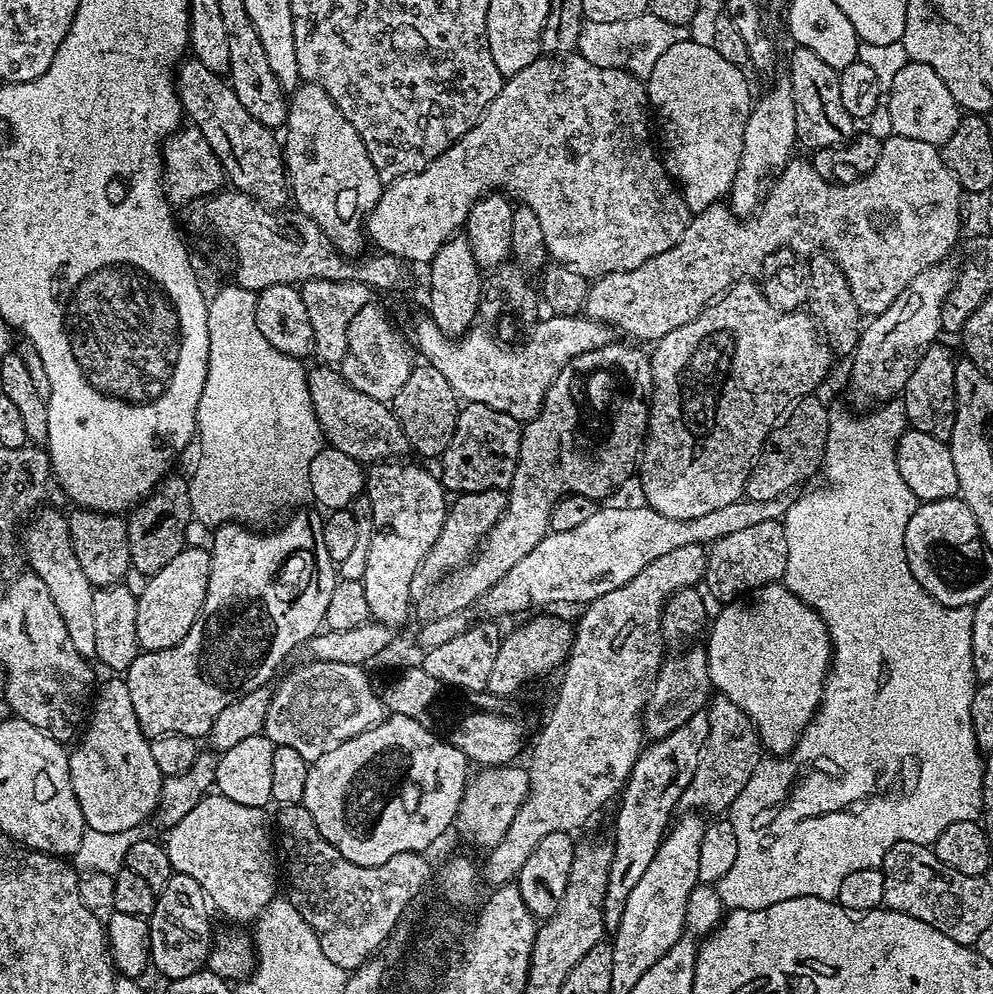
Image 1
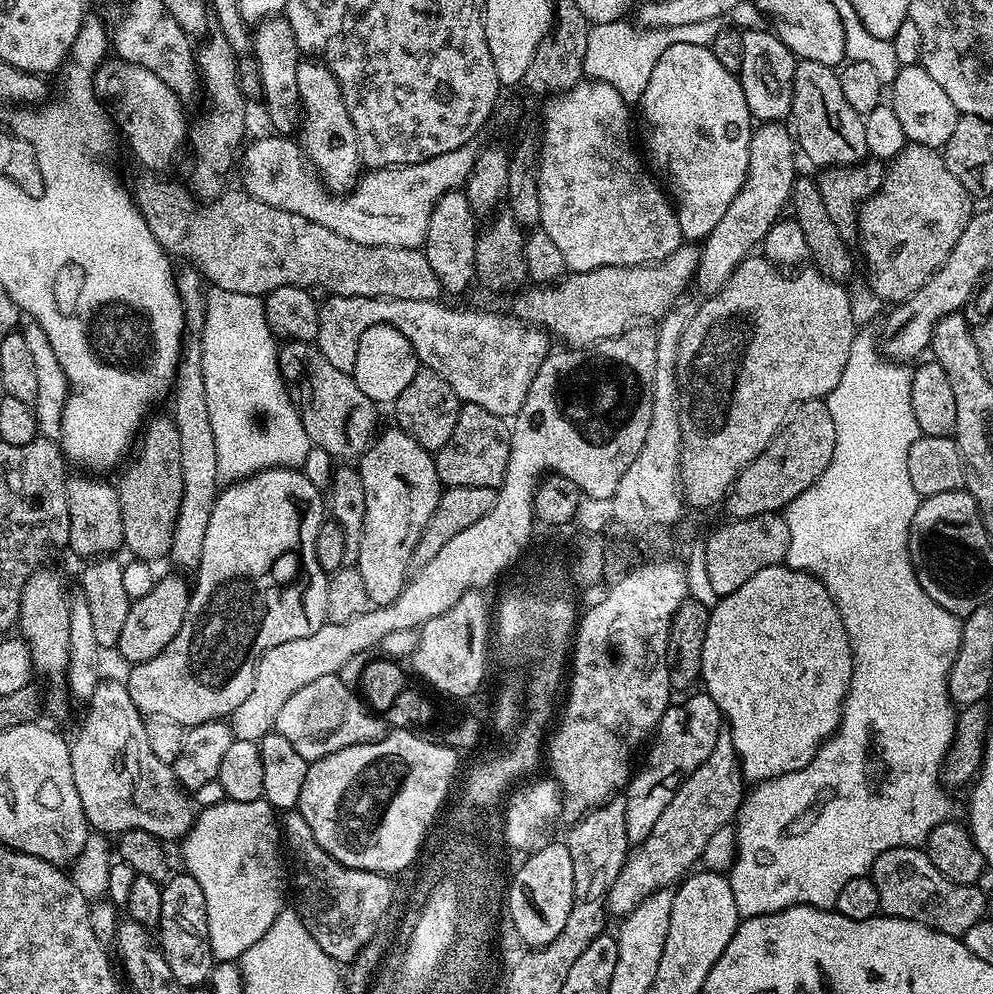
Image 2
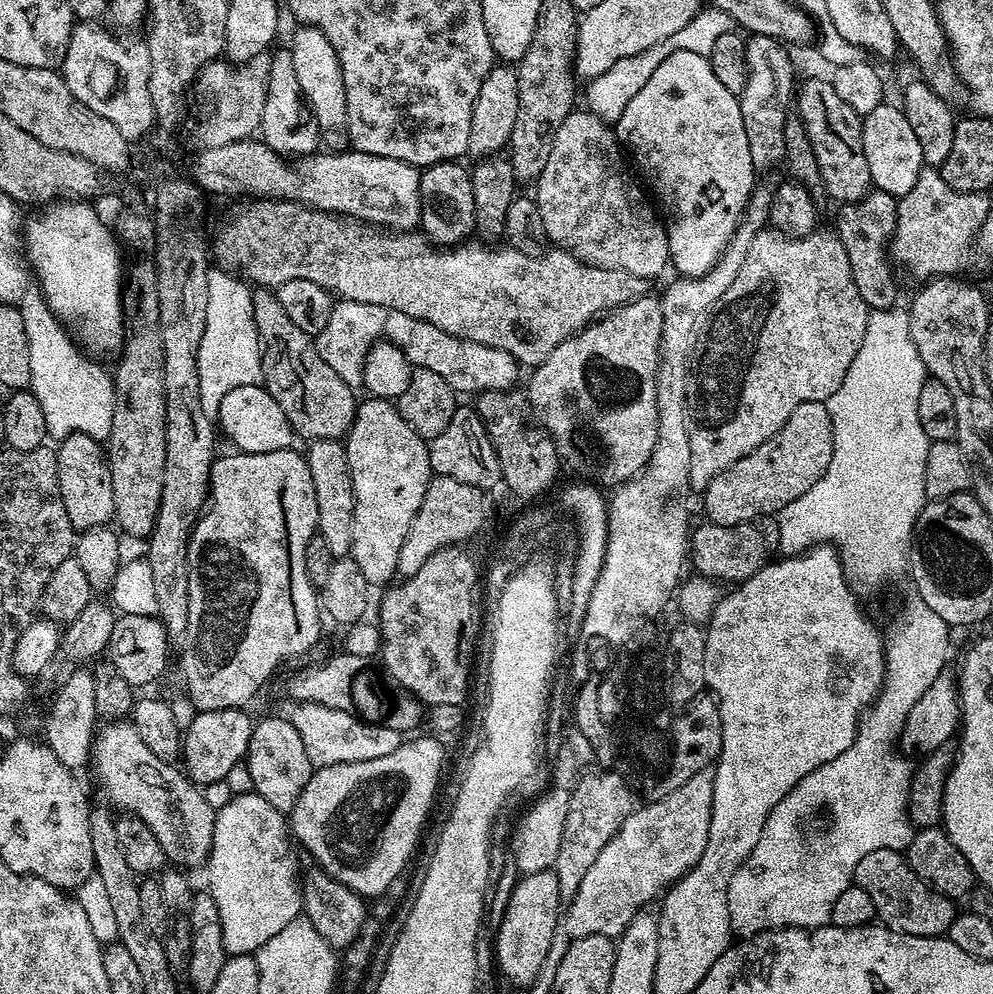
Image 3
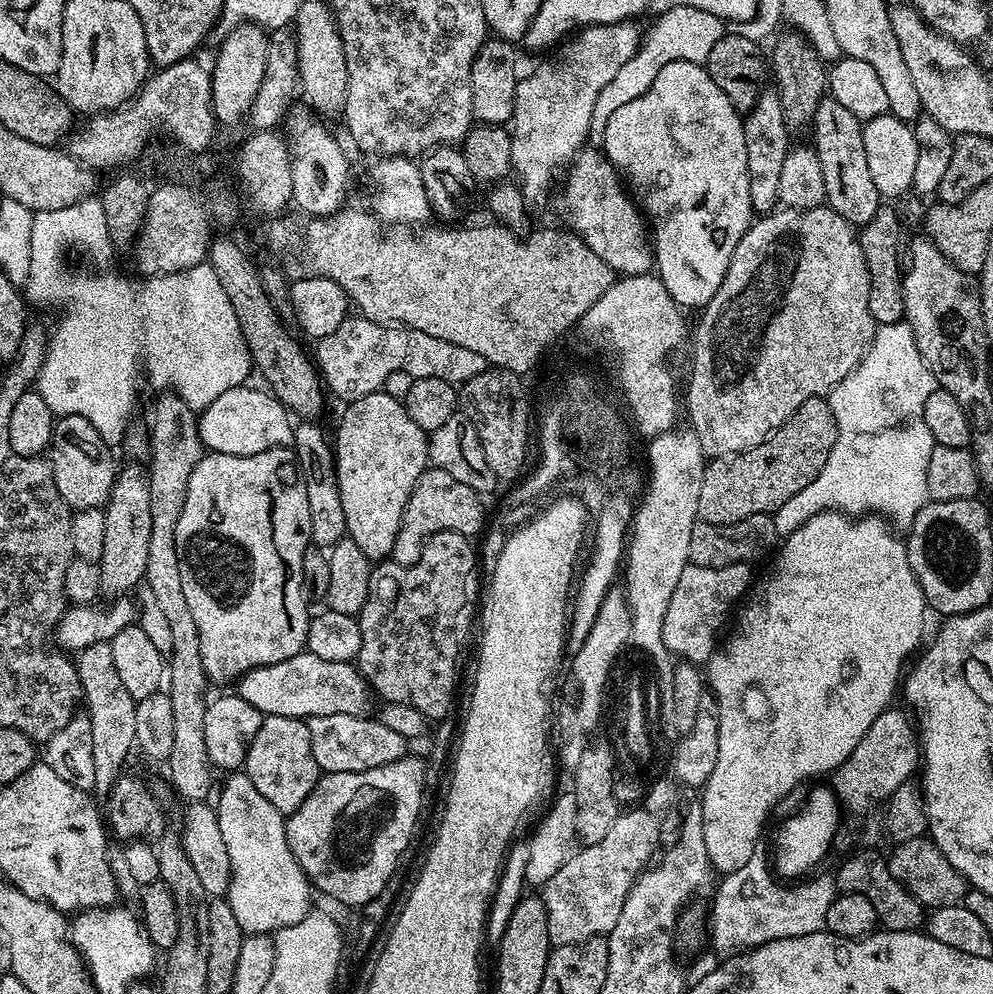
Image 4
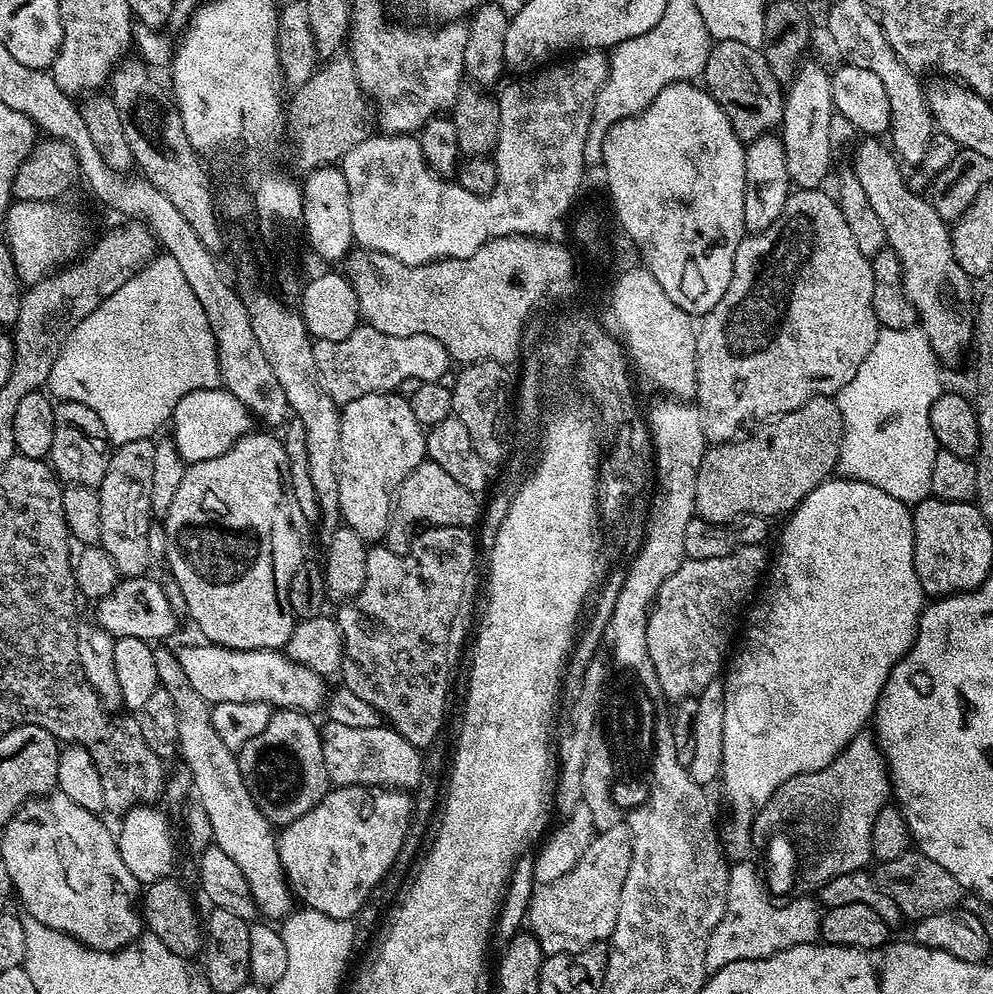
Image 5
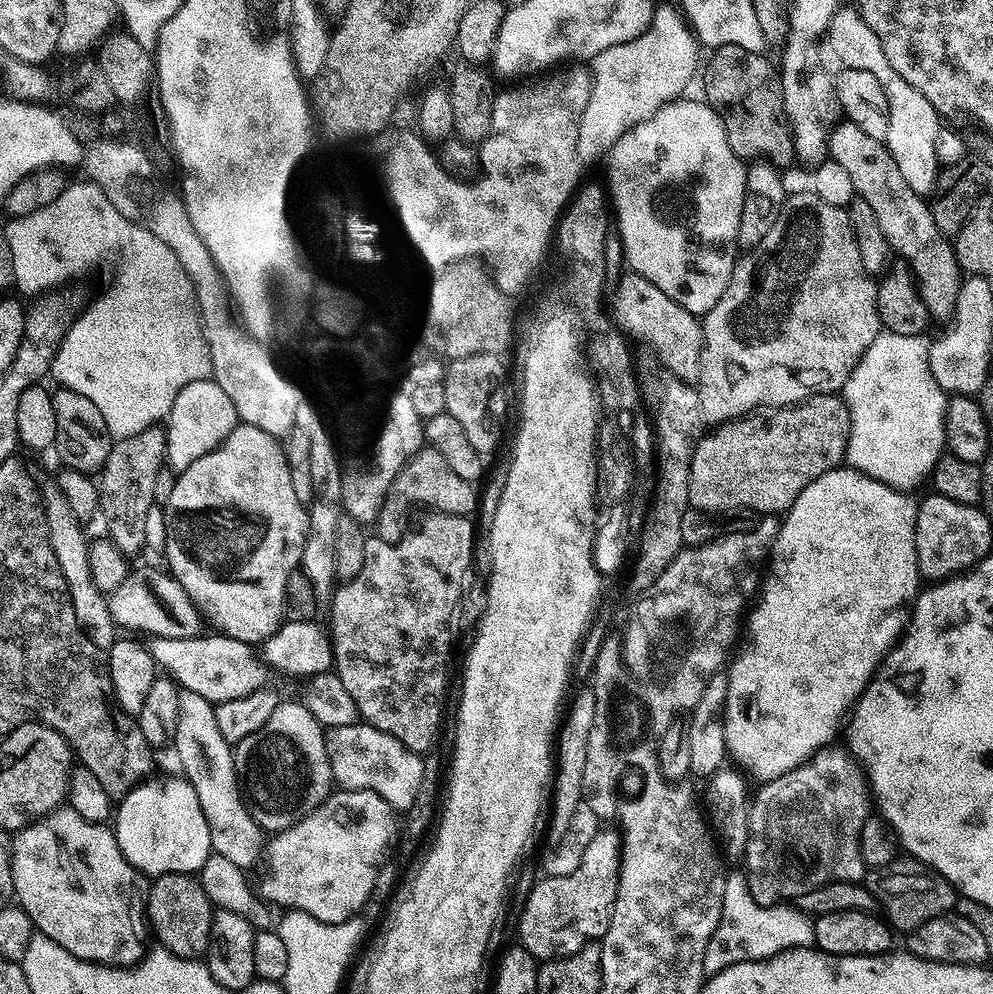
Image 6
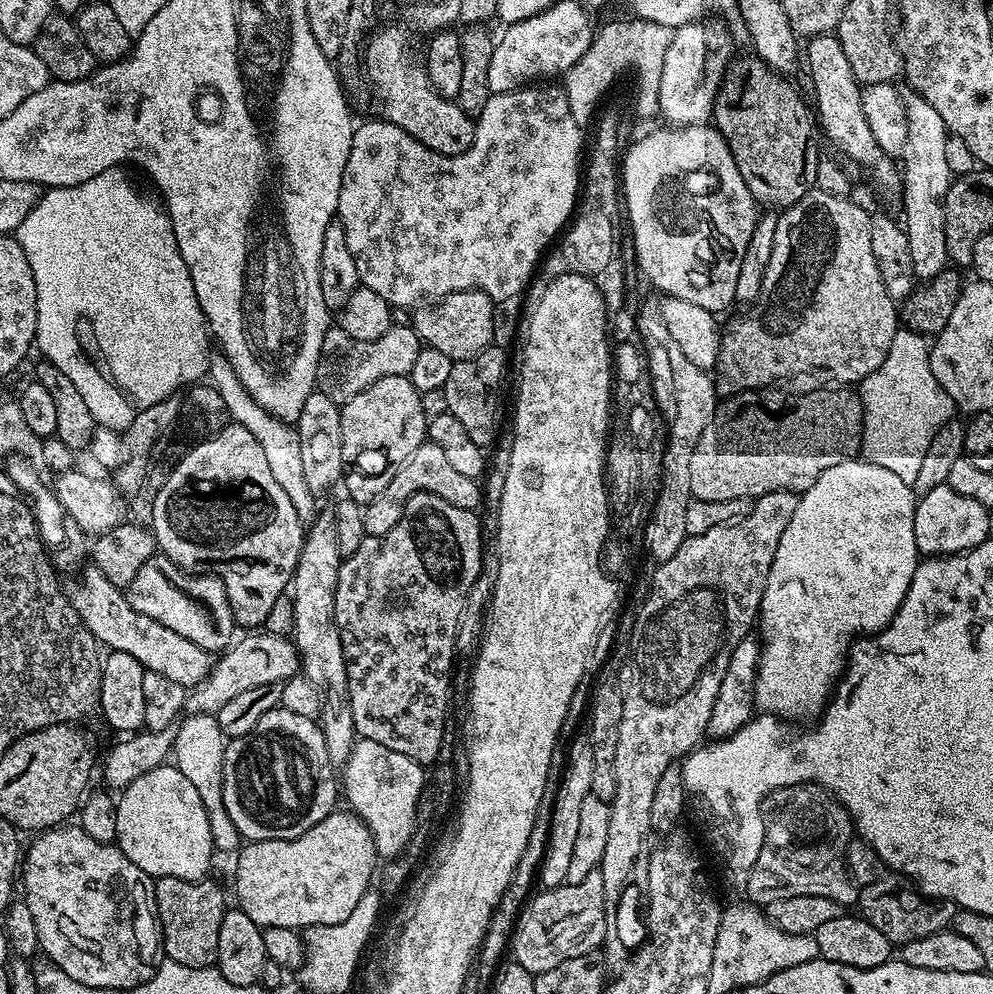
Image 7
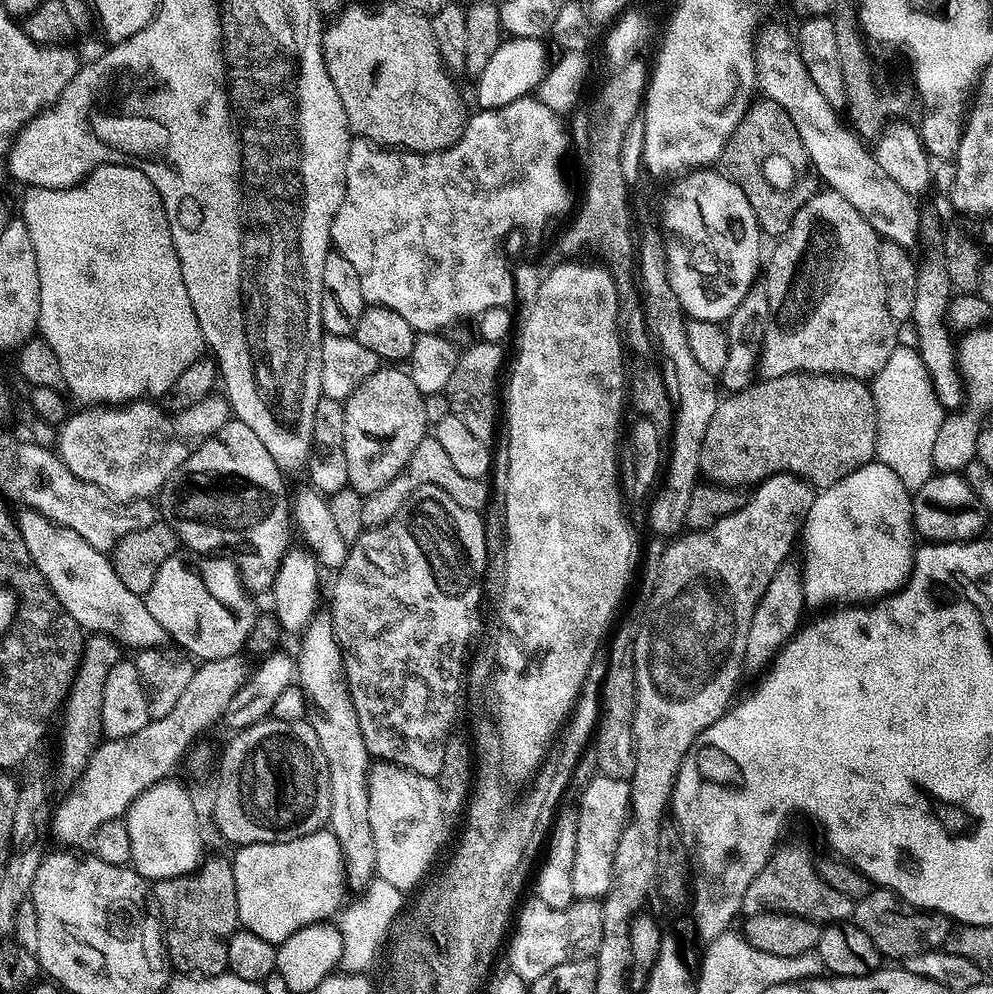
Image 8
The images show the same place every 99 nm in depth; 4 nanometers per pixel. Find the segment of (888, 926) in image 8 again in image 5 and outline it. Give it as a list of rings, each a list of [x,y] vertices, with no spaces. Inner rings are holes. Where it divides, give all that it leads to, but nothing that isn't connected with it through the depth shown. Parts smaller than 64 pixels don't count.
[[[909,850],[898,858],[877,863],[875,868],[876,884],[886,894],[890,894],[890,898],[894,898],[905,921],[915,922],[930,914],[950,910],[961,903],[962,889],[954,874],[950,874],[950,870],[942,870],[938,862],[926,858],[926,854],[918,850]]]

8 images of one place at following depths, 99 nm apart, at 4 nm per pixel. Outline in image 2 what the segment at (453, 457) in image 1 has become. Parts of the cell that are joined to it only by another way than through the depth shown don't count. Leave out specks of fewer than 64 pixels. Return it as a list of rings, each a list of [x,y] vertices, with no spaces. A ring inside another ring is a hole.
[[[464,404],[458,414],[458,422],[454,426],[454,434],[450,434],[450,438],[434,456],[441,485],[449,488],[457,488],[458,486],[486,486],[487,488],[499,489],[500,485],[504,482],[506,466],[510,458],[509,435],[509,425],[501,417],[490,414],[490,410],[482,410],[482,406]]]

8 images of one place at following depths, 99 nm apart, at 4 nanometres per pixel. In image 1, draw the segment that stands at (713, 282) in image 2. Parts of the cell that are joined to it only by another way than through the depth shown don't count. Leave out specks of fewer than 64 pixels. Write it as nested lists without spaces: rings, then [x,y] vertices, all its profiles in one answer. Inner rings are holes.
[[[787,75],[780,77],[772,84],[769,92],[759,93],[752,105],[750,118],[746,118],[746,134],[742,134],[742,158],[738,162],[738,174],[734,174],[732,189],[726,197],[726,203],[733,214],[747,218],[760,207],[760,201],[766,192],[766,185],[774,174],[788,165],[793,159],[792,152],[798,148],[796,123],[794,122],[794,94]]]

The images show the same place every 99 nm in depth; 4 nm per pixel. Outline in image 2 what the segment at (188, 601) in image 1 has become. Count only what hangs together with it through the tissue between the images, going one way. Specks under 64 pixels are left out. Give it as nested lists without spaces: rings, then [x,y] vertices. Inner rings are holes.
[[[164,576],[155,581],[150,590],[142,598],[131,601],[129,614],[123,623],[121,633],[118,634],[115,651],[120,651],[120,656],[128,660],[129,665],[141,664],[158,654],[182,630],[182,622],[186,618],[188,598],[190,595],[189,581],[184,581],[180,576]]]

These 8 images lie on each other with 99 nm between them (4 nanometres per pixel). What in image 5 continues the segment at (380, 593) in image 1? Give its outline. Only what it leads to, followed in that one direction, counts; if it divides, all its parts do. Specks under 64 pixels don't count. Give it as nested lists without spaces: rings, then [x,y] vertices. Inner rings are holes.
[[[396,392],[366,394],[343,405],[336,473],[340,519],[347,531],[365,542],[383,541],[392,519],[396,488],[425,460],[427,451],[425,425],[414,418],[408,401]]]

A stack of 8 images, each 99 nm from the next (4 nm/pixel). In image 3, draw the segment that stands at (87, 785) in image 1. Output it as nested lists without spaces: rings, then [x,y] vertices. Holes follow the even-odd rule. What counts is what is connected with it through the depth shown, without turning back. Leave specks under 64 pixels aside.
[[[124,720],[113,721],[103,725],[99,732],[96,734],[93,741],[92,748],[92,768],[96,770],[96,774],[98,776],[98,780],[107,796],[105,799],[109,805],[112,805],[117,811],[128,813],[131,816],[136,816],[142,820],[142,822],[146,822],[146,826],[150,827],[150,830],[154,833],[154,838],[158,839],[159,845],[162,846],[162,850],[164,852],[164,857],[167,861],[172,861],[176,864],[177,867],[180,868],[194,868],[196,866],[203,867],[207,863],[208,856],[211,850],[211,843],[213,841],[213,832],[215,826],[215,818],[216,818],[216,808],[215,805],[211,805],[209,800],[202,794],[203,789],[198,787],[193,783],[191,779],[187,777],[187,775],[179,768],[173,764],[163,762],[162,759],[155,757],[153,753],[146,747],[146,742],[139,737],[138,732],[135,727]]]

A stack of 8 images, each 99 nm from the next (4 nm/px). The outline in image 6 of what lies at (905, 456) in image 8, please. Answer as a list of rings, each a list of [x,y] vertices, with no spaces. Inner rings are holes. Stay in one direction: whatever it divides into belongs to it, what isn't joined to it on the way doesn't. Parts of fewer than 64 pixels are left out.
[[[882,330],[870,344],[866,354],[856,364],[852,377],[846,381],[842,395],[850,410],[850,438],[847,467],[866,474],[891,488],[913,490],[931,475],[932,467],[940,461],[946,448],[944,419],[949,393],[938,386],[930,370],[930,340],[927,335],[894,334]]]

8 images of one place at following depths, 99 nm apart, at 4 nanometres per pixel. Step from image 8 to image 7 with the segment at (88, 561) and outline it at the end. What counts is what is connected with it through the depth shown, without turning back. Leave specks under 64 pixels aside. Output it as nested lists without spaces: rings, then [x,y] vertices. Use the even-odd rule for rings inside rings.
[[[88,566],[83,572],[80,588],[71,589],[70,599],[74,610],[78,610],[82,622],[97,644],[105,649],[138,658],[145,670],[163,674],[171,681],[178,682],[185,690],[191,690],[207,679],[214,665],[213,653],[202,646],[194,646],[194,642],[190,642],[190,638],[182,638],[182,634],[174,634],[170,626],[162,626],[162,622],[154,622],[154,618],[138,614],[138,610],[130,606],[127,595],[116,588],[106,578],[106,574],[102,574],[102,570]]]

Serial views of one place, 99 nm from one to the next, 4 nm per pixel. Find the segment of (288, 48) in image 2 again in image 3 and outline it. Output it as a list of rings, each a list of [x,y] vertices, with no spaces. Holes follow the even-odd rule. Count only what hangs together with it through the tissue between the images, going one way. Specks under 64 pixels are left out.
[[[284,48],[277,53],[275,51],[271,57],[270,78],[265,83],[267,96],[260,123],[260,138],[276,153],[288,158],[313,155],[321,143],[320,131],[317,120],[301,93],[291,49]]]

